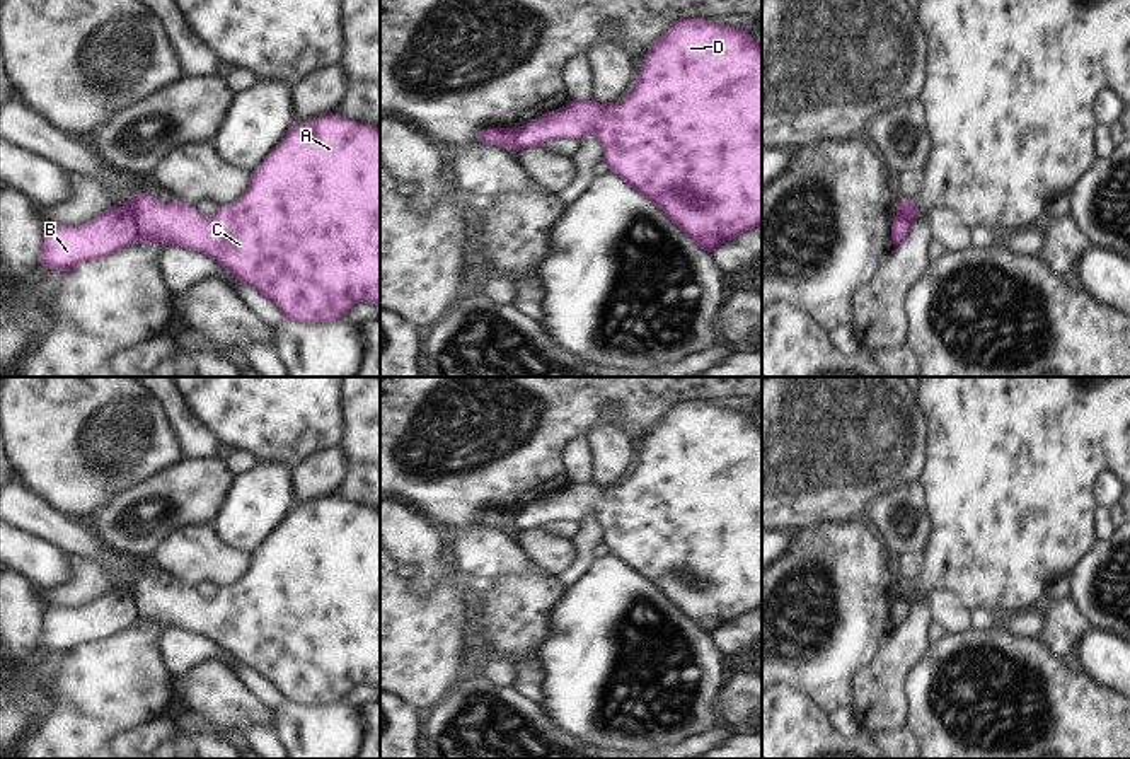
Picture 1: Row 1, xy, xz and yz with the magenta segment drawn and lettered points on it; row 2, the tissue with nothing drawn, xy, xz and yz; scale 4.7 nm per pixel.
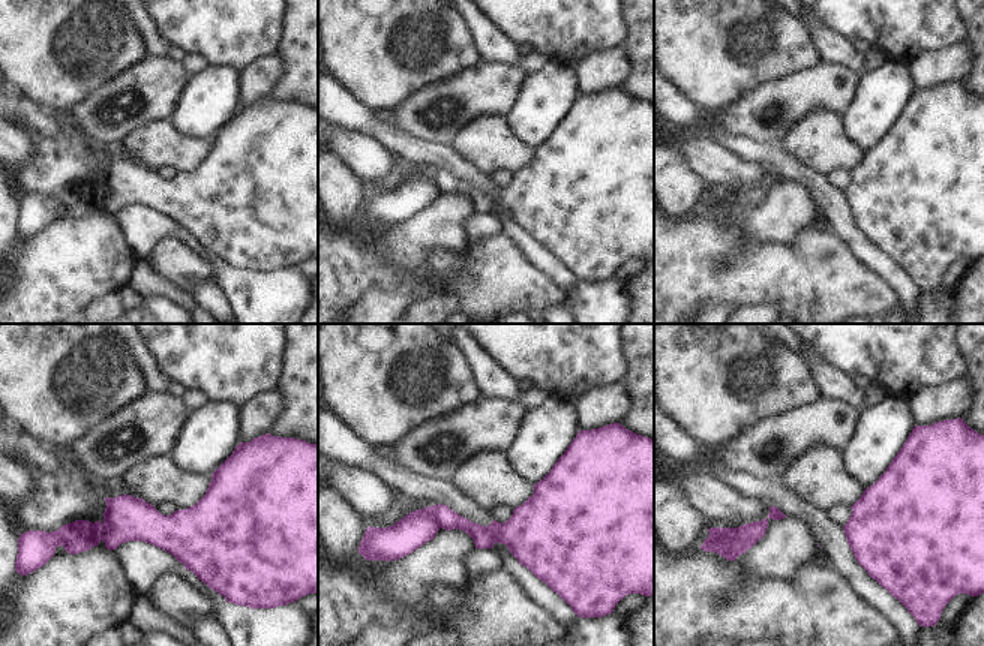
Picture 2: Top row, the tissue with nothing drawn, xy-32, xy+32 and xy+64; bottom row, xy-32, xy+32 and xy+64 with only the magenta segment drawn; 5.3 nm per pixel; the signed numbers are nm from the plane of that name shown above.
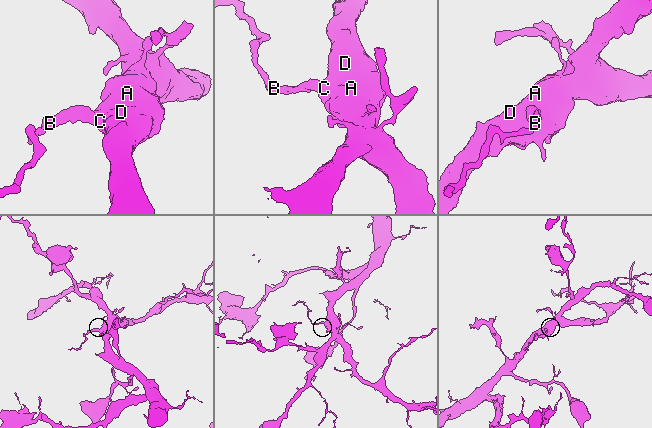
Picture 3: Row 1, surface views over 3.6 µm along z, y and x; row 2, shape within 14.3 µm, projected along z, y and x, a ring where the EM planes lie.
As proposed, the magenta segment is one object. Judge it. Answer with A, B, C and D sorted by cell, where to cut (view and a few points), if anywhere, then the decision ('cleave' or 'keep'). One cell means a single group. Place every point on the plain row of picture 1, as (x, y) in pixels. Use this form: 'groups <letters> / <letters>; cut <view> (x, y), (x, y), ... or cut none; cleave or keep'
groups A C D / B; cut xy (126, 587), (137, 608), (138, 621); cleave

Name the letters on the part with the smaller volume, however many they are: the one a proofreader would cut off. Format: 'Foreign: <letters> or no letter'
Foreign: B

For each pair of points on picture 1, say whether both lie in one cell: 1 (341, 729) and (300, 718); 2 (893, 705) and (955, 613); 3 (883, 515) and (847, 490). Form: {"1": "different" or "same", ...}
{"1": "same", "2": "different", "3": "different"}

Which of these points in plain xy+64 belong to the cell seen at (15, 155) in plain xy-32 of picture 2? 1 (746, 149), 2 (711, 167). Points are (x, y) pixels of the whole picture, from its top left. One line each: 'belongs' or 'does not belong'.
1: does not belong
2: belongs

